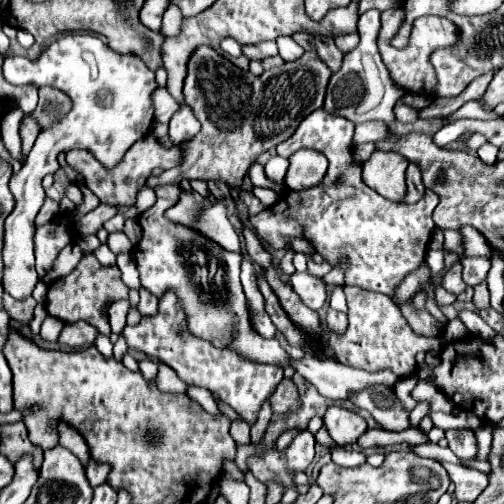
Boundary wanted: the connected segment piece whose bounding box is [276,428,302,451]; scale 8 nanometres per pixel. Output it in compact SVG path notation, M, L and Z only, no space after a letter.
M293 428L292 430L286 430L284 431L279 437L276 442L276 448L279 451L283 451L294 439L296 434L299 434L302 432L301 428Z

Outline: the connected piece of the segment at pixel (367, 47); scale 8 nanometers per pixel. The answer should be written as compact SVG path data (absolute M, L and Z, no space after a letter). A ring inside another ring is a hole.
M378 10L364 12L358 20L358 32L360 32L358 48L354 48L352 52L348 52L344 56L340 72L332 74L332 78L330 78L324 108L328 108L328 112L336 112L336 116L344 116L356 124L366 122L366 120L382 120L382 122L390 124L396 120L392 108L394 108L396 100L400 96L404 96L404 92L400 92L398 88L392 86L390 72L378 54L376 38L380 32L380 12ZM370 70L372 70L372 84L370 84L370 74L368 74Z

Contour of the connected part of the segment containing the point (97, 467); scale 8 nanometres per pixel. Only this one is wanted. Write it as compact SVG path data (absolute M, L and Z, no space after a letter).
M88 464L88 468L86 468L86 476L88 476L88 482L92 488L100 486L104 482L106 474L108 474L108 468L104 468L104 464Z

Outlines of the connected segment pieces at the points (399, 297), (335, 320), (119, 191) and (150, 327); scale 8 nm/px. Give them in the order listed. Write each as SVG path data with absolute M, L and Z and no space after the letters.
M422 264L422 266L418 268L418 272L412 272L412 276L408 276L408 280L404 280L404 284L400 284L400 292L396 292L396 296L392 298L394 304L400 306L404 300L410 300L410 298L416 294L418 286L420 286L422 282L426 282L426 280L428 280L428 266Z
M328 310L326 322L328 322L328 328L334 330L334 332L344 332L344 328L348 326L346 314L344 312L336 312L336 310Z
M152 134L144 136L144 140L138 140L124 156L124 160L108 170L104 168L90 152L84 152L84 150L72 150L66 154L66 162L78 170L82 176L84 176L84 184L100 198L100 202L104 204L110 204L110 206L132 206L136 202L136 194L140 188L144 188L148 176L152 174L154 168L164 168L164 170L170 170L174 166L178 166L182 162L182 150L172 146L172 148L164 148L158 138L154 138Z
M172 290L164 292L164 296L158 302L158 312L154 316L142 316L140 324L126 326L124 336L130 348L142 350L150 358L168 364L186 384L204 386L210 392L216 392L220 400L232 406L248 426L252 426L258 420L262 404L274 394L278 382L282 380L280 366L248 360L232 348L216 348L212 342L208 344L208 340L202 340L188 332L188 316Z

